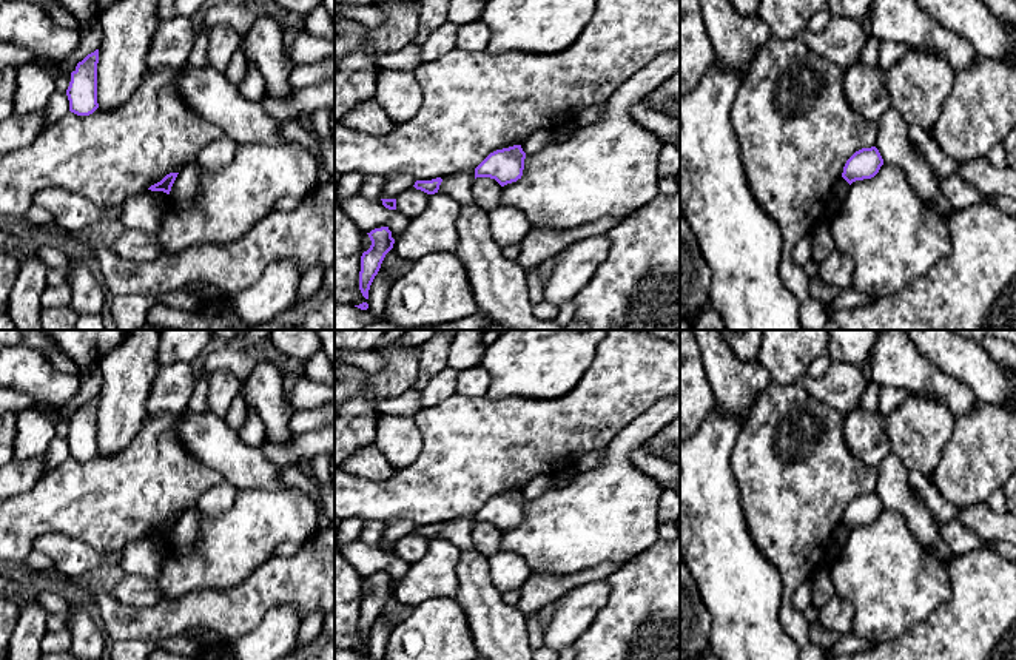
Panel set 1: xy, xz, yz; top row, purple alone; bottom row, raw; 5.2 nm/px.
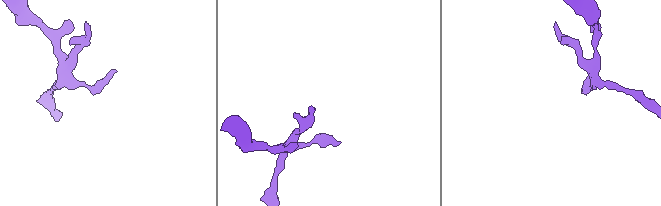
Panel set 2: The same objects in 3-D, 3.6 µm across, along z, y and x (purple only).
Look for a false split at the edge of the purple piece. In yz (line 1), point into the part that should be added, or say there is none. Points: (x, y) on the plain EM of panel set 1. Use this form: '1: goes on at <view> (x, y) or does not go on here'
1: does not go on here

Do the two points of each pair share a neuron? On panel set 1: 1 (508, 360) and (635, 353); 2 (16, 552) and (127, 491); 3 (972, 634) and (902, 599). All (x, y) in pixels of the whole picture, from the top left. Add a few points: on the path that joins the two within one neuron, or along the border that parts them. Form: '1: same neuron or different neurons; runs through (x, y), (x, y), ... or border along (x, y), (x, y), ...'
1: different neurons; border along (598, 346), (592, 363), (574, 386)
2: same neuron; runs through (36, 523), (59, 501), (97, 500)
3: different neurons; border along (952, 583), (952, 596), (924, 620), (901, 634)

